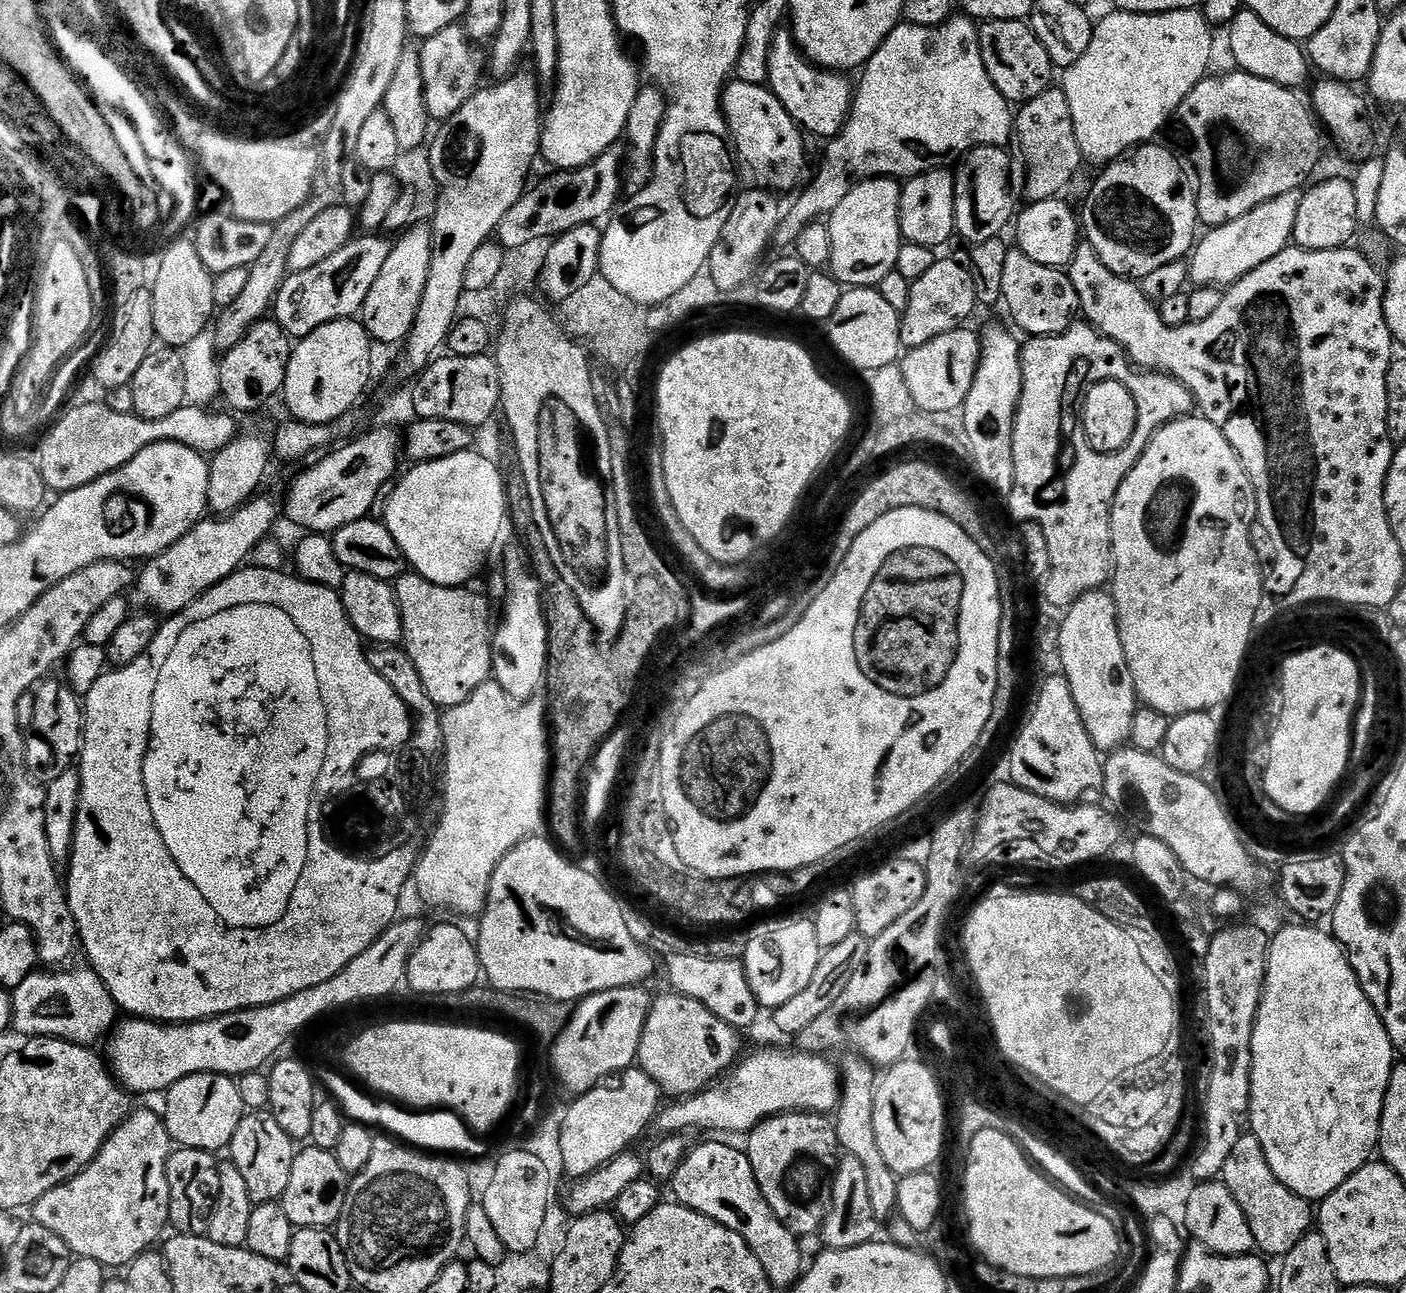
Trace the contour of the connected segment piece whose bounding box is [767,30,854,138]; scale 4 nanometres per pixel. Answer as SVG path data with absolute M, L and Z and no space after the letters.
M777 30L772 39L772 53L768 63L768 83L767 87L771 89L782 106L786 108L793 119L805 133L813 132L816 136L831 138L839 134L848 122L848 113L852 111L852 98L854 95L853 81L848 81L847 75L839 72L833 72L827 68L821 68L812 63L807 56L800 50L796 43L796 37L788 30Z

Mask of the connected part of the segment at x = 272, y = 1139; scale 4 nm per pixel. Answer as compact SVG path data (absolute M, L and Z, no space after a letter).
M256 1110L245 1115L232 1139L230 1153L232 1164L240 1175L239 1183L248 1192L253 1205L270 1204L283 1197L290 1182L290 1170L294 1166L297 1151L297 1145L286 1134L286 1130L278 1126L271 1111Z

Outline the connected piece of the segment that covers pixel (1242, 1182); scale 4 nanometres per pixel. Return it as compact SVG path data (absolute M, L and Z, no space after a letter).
M1240 1135L1234 1150L1230 1150L1230 1158L1226 1158L1222 1183L1234 1194L1234 1202L1242 1206L1242 1214L1246 1214L1246 1222L1250 1222L1256 1239L1256 1248L1265 1257L1283 1258L1313 1227L1313 1205L1274 1178L1274 1170L1270 1170L1270 1162L1266 1162L1266 1154L1256 1136Z

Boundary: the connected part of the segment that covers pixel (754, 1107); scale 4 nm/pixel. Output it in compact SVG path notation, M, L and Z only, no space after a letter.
M760 1048L749 1056L747 1053L703 1092L677 1099L669 1108L667 1105L657 1115L654 1128L660 1134L684 1134L689 1131L687 1128L747 1134L763 1120L786 1112L835 1113L842 1099L842 1081L837 1065L832 1065L820 1054L791 1051Z

